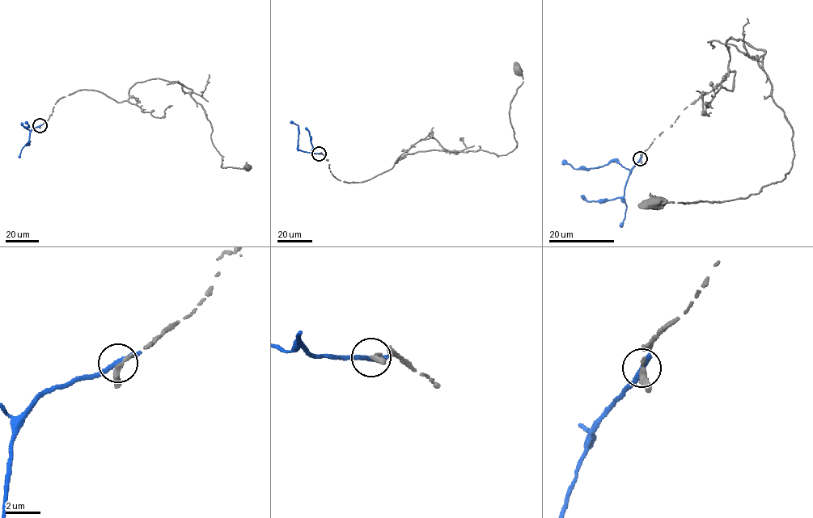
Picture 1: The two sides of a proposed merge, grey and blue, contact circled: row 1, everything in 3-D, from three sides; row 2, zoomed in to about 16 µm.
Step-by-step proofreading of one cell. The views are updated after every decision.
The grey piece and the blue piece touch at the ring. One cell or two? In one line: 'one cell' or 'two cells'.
two cells

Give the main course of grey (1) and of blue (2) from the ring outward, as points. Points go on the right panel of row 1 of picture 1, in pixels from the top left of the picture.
1: (640, 158), (736, 71), (731, 90), (729, 38), (764, 51), (789, 172), (746, 197), (655, 203)
2: (640, 158), (631, 170), (616, 162), (593, 168), (575, 168), (562, 162)

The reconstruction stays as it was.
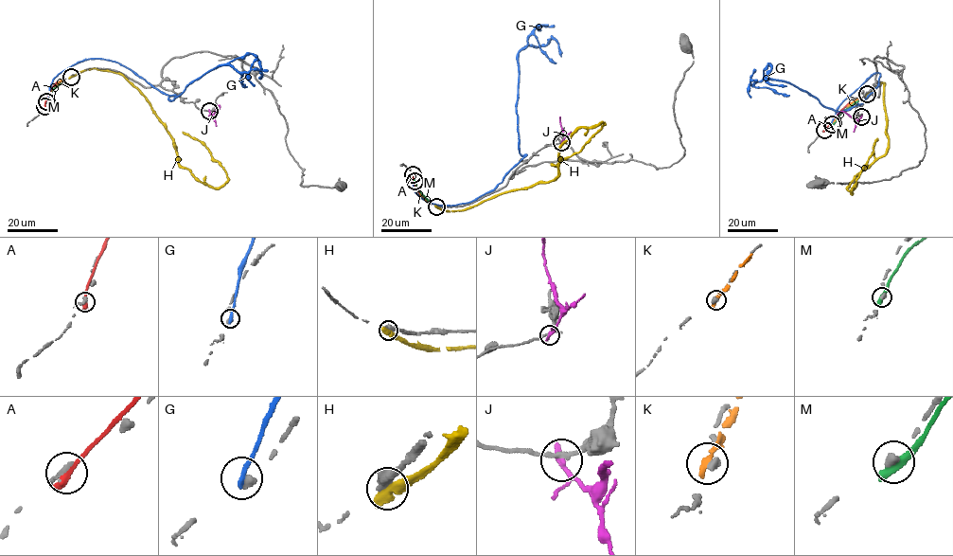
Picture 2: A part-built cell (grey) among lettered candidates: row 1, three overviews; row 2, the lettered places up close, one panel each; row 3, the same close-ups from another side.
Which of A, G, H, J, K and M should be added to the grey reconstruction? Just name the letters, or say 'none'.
none

